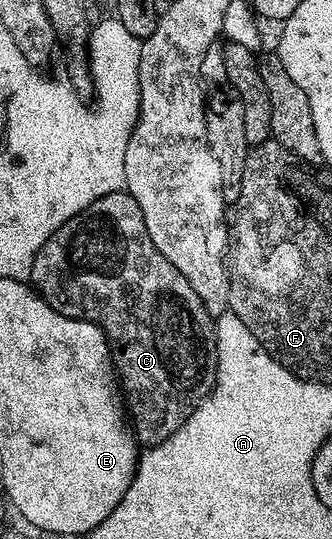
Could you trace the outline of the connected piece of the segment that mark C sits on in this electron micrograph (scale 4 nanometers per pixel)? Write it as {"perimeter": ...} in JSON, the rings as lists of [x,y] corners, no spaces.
{"perimeter":[[[127,190],[111,192],[102,198],[98,198],[98,202],[86,206],[86,210],[82,210],[77,216],[66,221],[60,229],[54,231],[54,234],[44,243],[42,250],[38,250],[38,254],[34,258],[30,280],[36,291],[40,293],[40,297],[58,314],[69,316],[75,320],[89,320],[91,324],[99,324],[108,340],[118,383],[126,397],[126,412],[130,417],[130,427],[141,445],[155,446],[162,443],[166,438],[170,438],[184,425],[186,418],[190,418],[190,414],[195,408],[212,393],[212,388],[216,384],[216,326],[214,317],[206,310],[206,306],[202,306],[202,302],[198,298],[198,294],[194,294],[190,282],[186,282],[186,278],[182,278],[182,274],[178,274],[178,270],[174,270],[174,266],[170,266],[170,262],[166,262],[166,258],[162,258],[158,246],[154,246],[154,242],[150,242],[146,222],[142,218],[142,210]]]}

